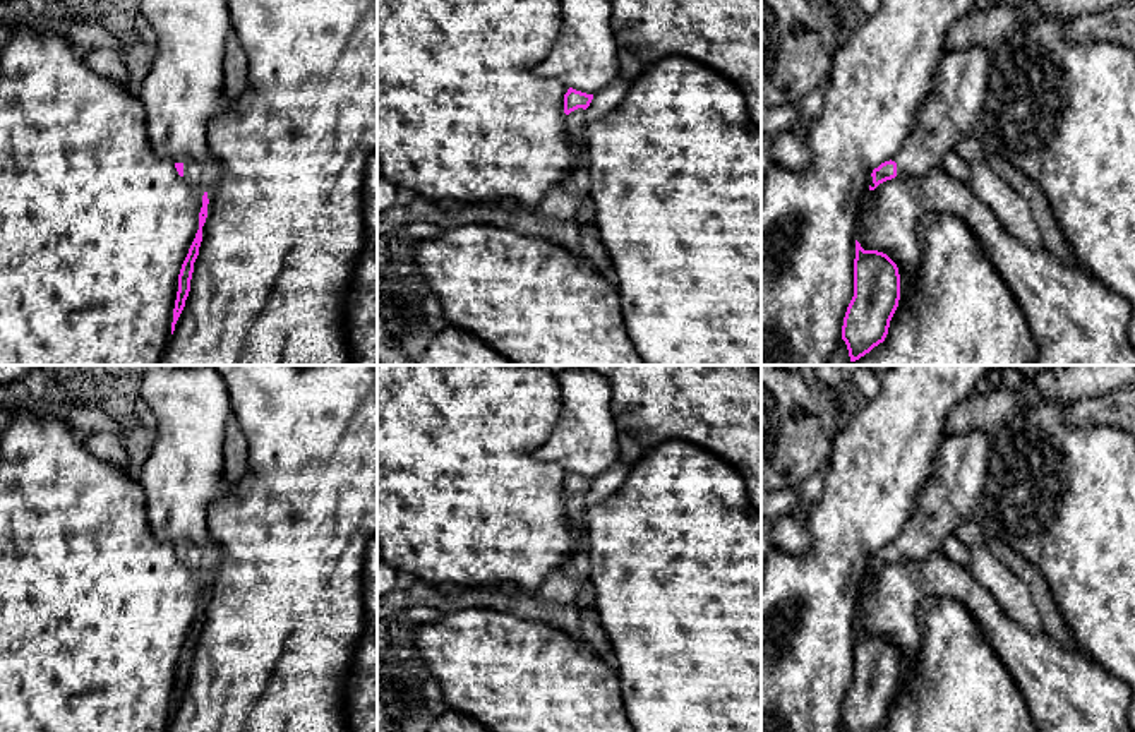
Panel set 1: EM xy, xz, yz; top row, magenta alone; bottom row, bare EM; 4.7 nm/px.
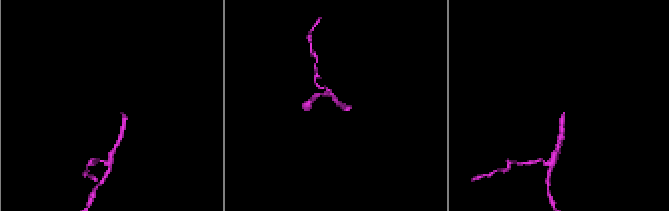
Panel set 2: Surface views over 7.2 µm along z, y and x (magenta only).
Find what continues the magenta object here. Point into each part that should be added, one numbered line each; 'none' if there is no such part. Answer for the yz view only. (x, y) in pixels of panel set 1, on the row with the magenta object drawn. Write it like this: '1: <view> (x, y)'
1: yz (952, 110)

